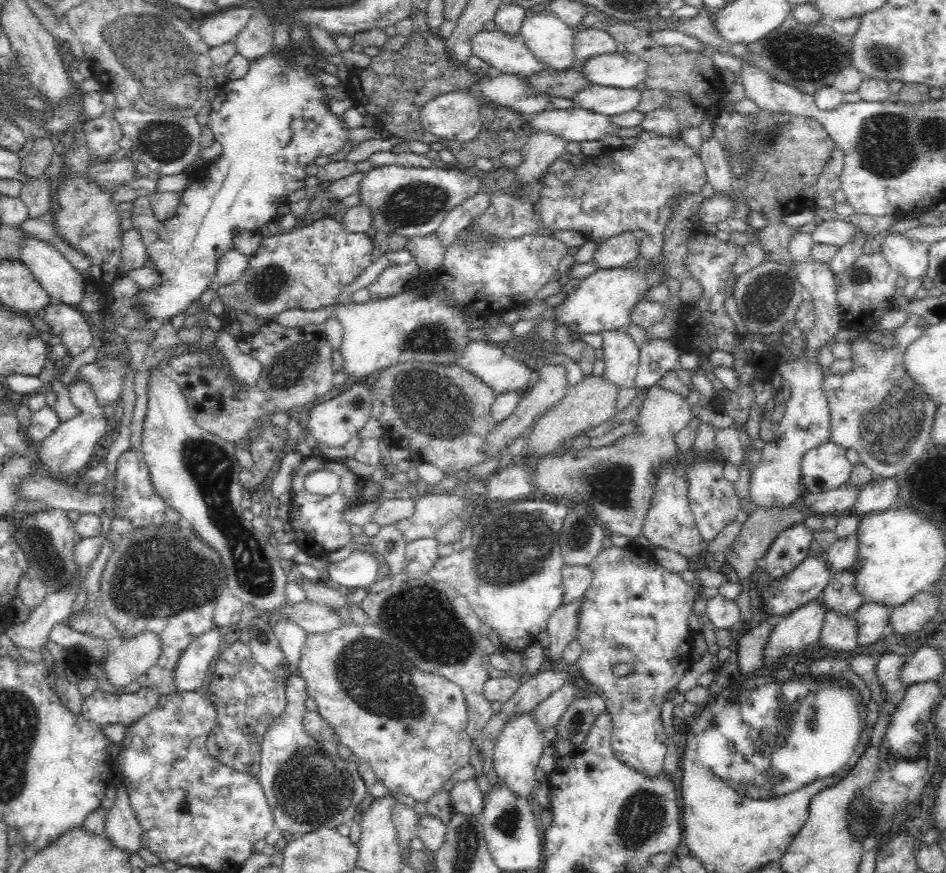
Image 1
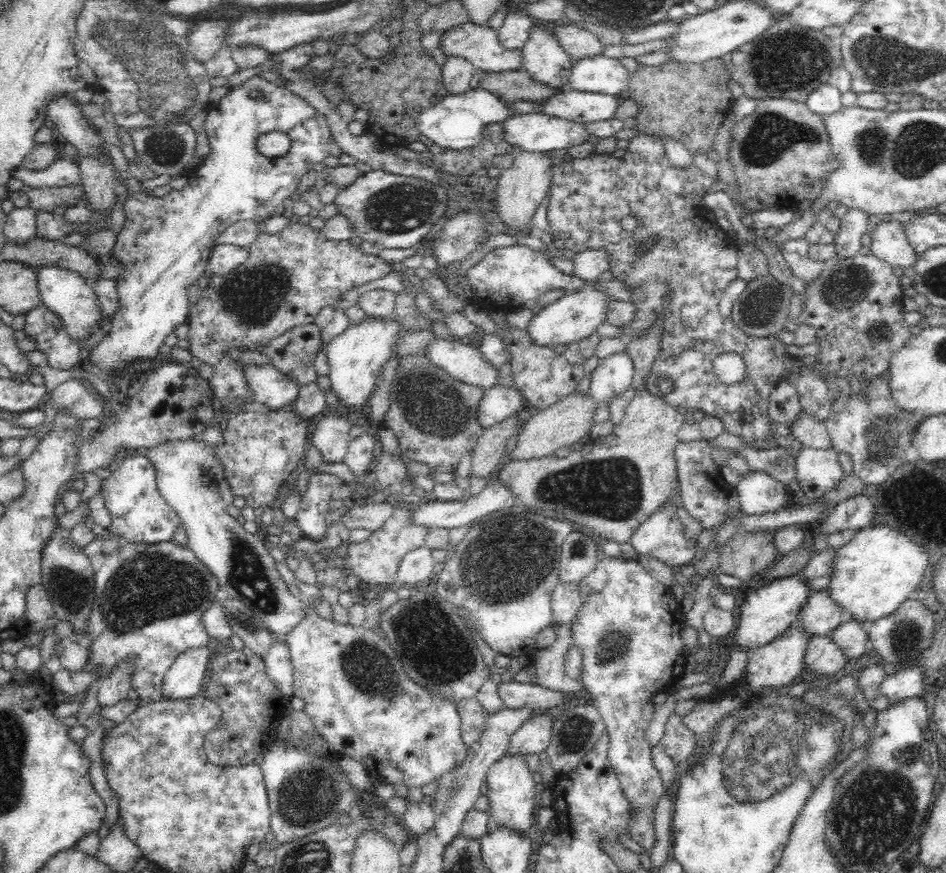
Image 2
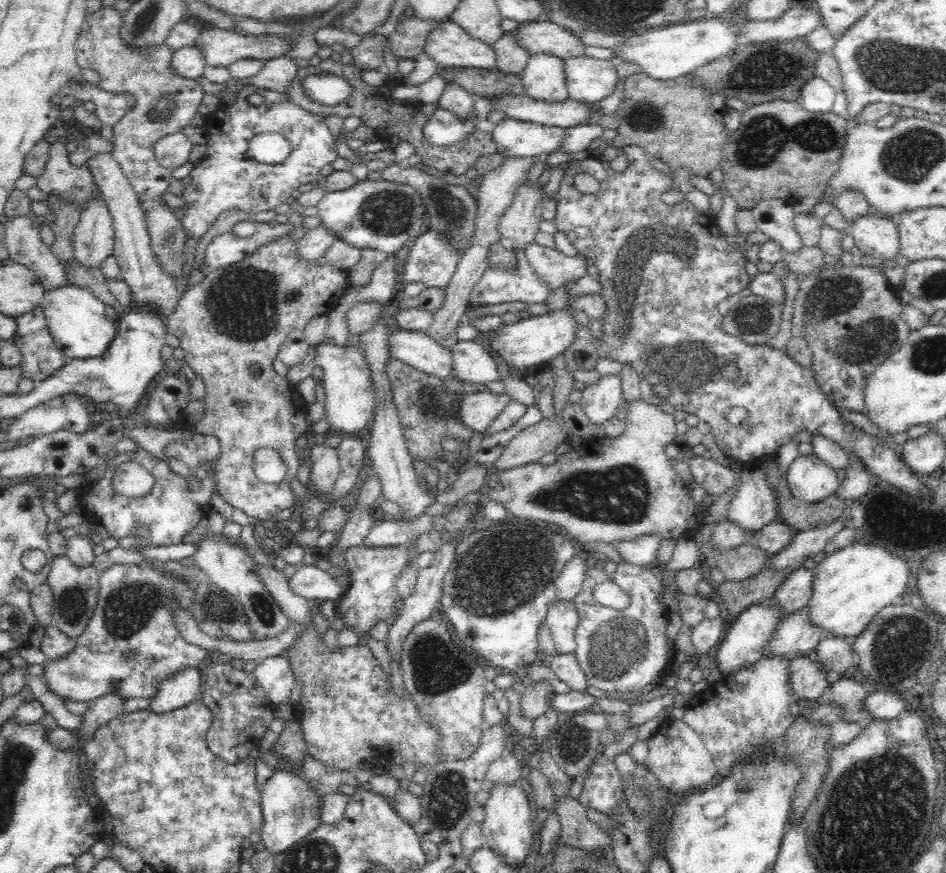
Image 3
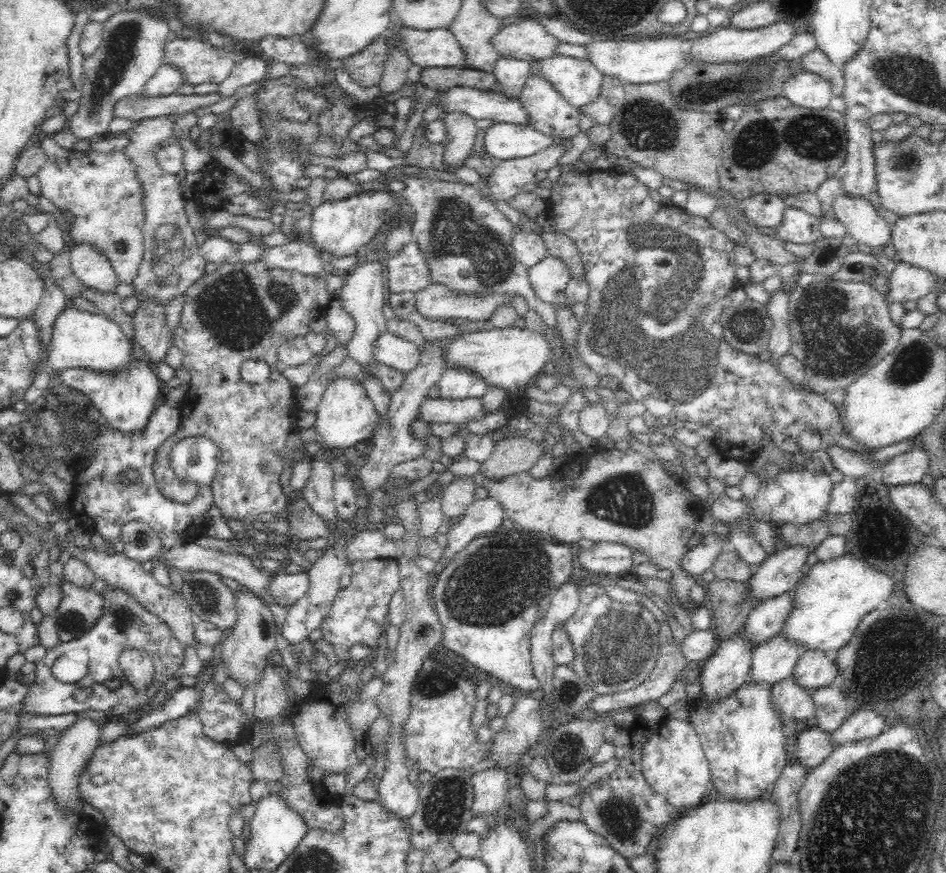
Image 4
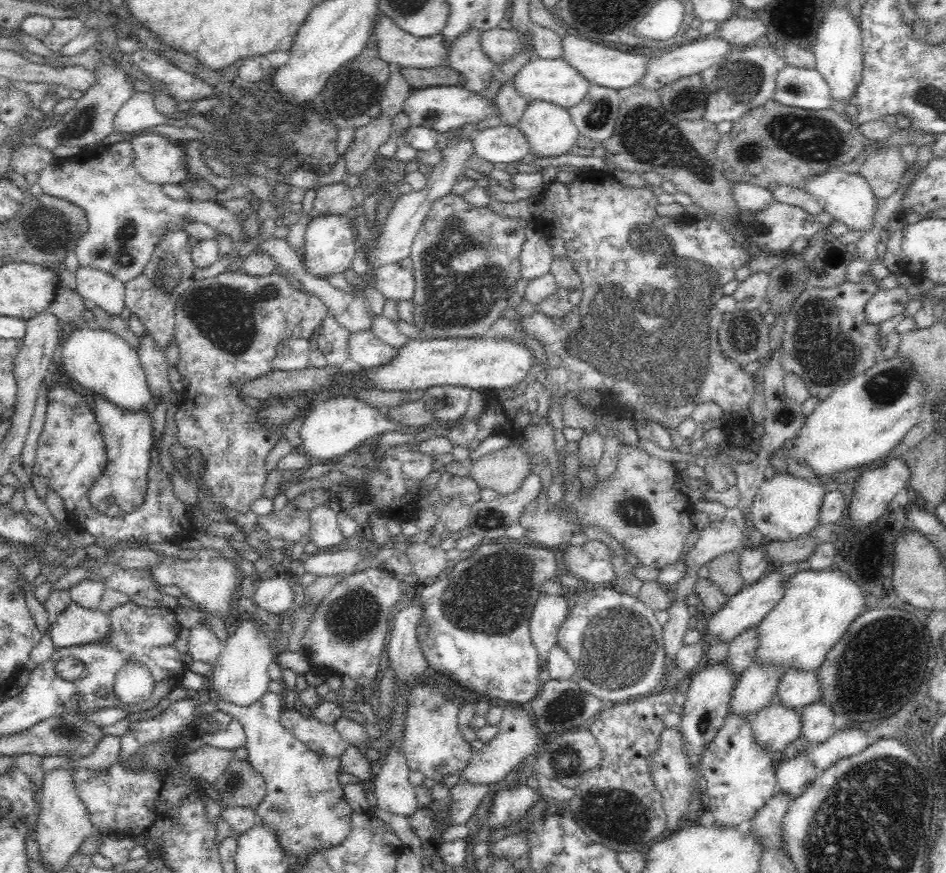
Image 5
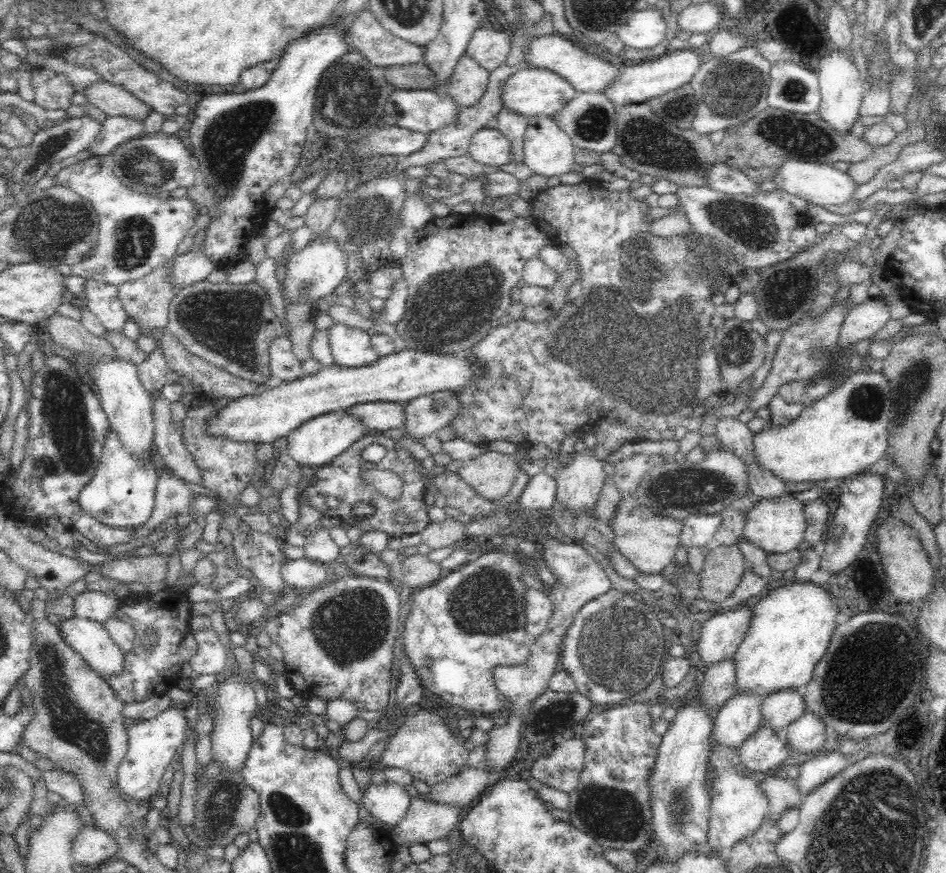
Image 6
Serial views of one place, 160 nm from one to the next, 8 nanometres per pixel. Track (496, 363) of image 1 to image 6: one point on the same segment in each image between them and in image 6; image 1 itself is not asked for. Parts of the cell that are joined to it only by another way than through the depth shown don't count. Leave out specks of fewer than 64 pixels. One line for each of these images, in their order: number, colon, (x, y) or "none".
2: (463, 360)
3: (414, 347)
4: (400, 353)
5: (366, 349)
6: (351, 346)

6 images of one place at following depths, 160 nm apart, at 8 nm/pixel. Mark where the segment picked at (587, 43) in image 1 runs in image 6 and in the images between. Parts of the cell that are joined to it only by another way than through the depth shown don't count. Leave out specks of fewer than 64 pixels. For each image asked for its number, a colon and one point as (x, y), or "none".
2: (578, 42)
3: (543, 35)
4: (527, 39)
5: (501, 44)
6: (489, 47)

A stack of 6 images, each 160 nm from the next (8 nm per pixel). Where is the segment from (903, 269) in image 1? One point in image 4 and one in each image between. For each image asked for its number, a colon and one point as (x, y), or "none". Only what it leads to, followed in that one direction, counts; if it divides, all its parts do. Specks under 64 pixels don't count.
2: (889, 243)
3: (876, 236)
4: (860, 218)

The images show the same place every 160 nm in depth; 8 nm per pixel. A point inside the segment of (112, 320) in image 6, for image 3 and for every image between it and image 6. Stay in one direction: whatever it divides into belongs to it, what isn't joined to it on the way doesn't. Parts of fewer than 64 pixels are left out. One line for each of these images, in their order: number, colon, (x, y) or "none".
3: (93, 241)
4: (92, 268)
5: (93, 284)

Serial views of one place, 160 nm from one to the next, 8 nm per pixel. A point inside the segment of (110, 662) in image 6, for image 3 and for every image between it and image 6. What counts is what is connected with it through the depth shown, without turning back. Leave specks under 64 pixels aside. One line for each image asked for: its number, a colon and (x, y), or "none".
3: (75, 589)
4: (80, 607)
5: (78, 625)

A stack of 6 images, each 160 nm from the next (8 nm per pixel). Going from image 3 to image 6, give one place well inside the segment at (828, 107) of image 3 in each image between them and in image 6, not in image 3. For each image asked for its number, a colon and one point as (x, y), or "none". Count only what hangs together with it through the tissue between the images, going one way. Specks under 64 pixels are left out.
4: (804, 88)
5: (799, 87)
6: (793, 87)

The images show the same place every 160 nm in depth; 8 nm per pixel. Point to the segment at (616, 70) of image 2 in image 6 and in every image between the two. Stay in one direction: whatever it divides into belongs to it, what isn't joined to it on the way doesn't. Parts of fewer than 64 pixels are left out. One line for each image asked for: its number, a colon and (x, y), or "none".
3: (588, 79)
4: (578, 80)
5: (554, 80)
6: (530, 91)

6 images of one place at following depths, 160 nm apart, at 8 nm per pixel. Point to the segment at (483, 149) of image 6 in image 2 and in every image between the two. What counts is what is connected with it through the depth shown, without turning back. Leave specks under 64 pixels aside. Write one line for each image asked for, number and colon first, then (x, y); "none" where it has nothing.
2: (541, 132)
3: (514, 138)
4: (503, 141)
5: (504, 143)

